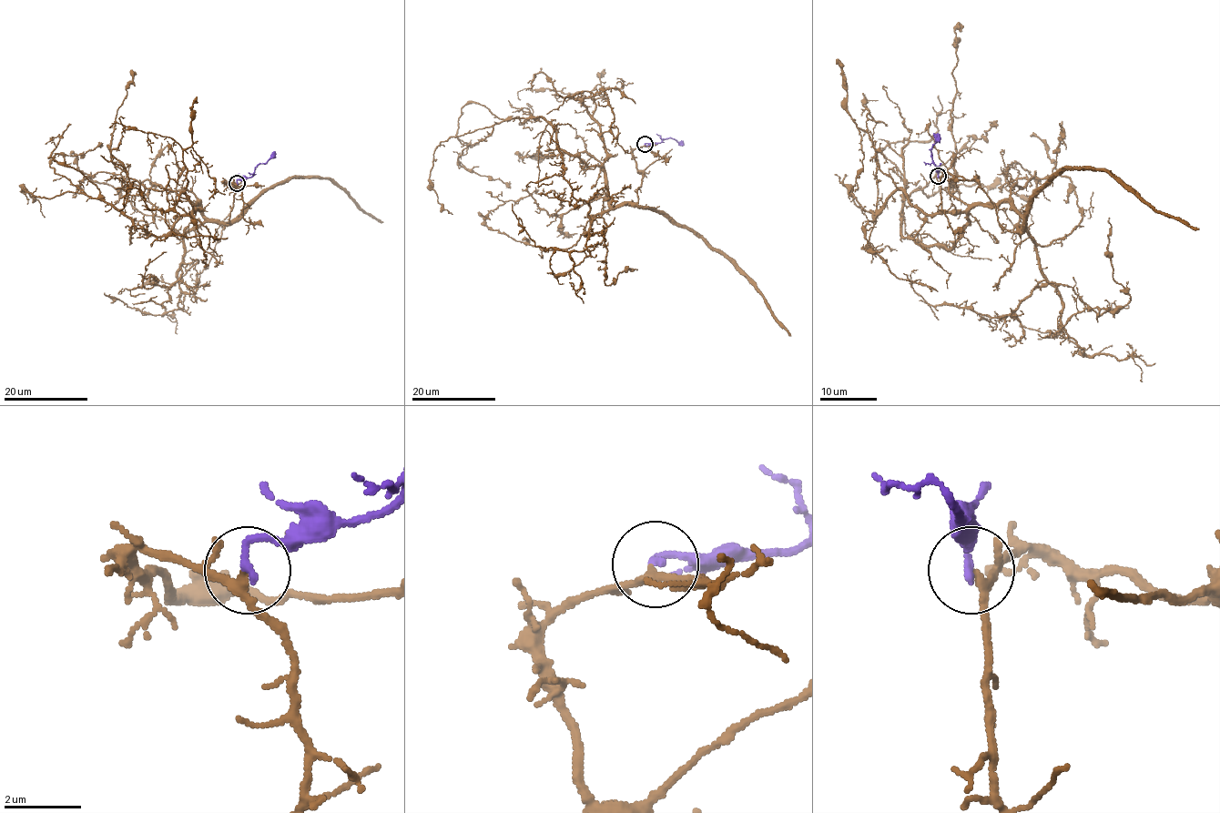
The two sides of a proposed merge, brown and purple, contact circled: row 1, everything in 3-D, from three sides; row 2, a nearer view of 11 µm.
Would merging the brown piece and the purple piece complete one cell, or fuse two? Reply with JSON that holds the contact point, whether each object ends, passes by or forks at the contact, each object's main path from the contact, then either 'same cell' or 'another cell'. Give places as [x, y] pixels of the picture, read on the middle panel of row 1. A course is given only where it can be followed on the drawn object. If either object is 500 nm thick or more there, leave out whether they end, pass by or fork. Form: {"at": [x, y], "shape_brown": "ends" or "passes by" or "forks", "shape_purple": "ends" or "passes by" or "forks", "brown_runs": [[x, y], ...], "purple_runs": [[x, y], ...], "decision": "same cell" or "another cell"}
{"at": [645, 144], "shape_brown": "passes by", "shape_purple": "ends", "brown_runs": [[644, 144], [637, 200], [613, 207], [606, 172], [566, 153], [543, 117], [451, 137], [430, 172], [452, 214]], "purple_runs": [[645, 144], [658, 143], [668, 137], [683, 144]], "decision": "same cell"}

